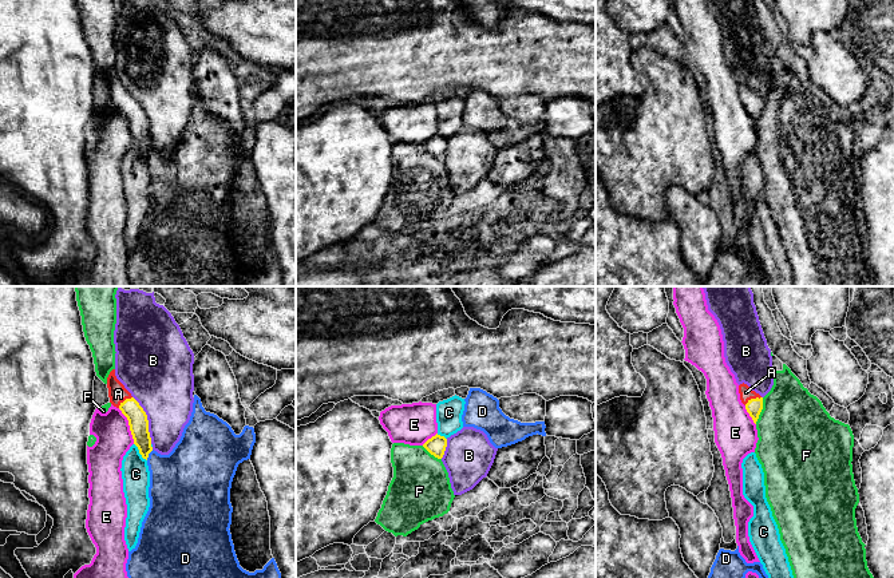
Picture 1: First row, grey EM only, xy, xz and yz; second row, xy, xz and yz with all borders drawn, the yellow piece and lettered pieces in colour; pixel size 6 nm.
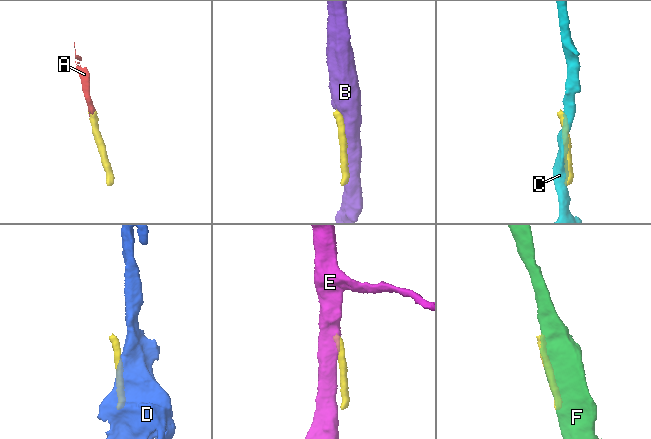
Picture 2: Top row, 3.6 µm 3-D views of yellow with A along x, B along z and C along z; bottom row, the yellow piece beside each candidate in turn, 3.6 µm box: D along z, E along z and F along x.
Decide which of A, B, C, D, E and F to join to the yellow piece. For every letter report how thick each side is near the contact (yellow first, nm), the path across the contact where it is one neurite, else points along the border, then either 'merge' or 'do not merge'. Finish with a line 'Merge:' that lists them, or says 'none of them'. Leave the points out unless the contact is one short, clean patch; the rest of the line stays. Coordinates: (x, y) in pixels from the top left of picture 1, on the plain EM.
A: 100/80 nm | across yz (754, 107), (752, 99), (746, 92) | merge
B: 120/380 nm | do not merge
C: 120/170 nm | do not merge
D: 120/360 nm | do not merge
E: 120/220 nm | along xy (118, 109), (127, 121), (134, 143) | do not merge
F: 100/460 nm | do not merge
Merge: A

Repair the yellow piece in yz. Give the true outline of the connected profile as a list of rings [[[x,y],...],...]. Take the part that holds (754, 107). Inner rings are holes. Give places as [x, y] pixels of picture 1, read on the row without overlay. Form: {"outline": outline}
{"outline": [[[744,83],[739,86],[739,94],[741,103],[745,106],[747,112],[756,124],[763,110],[763,98]]]}

